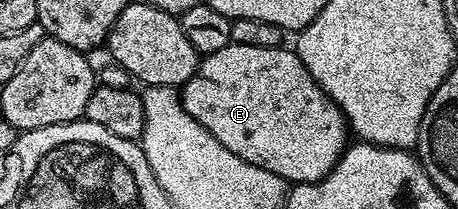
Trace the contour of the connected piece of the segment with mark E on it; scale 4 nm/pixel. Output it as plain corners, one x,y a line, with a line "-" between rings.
230,44
222,47
222,51
207,54
196,68
196,74
182,86
180,101
184,104
184,110
194,119
198,119
198,123
202,123
202,127
206,127
206,131
210,131
210,135
214,135
214,139
218,139
218,143
222,143
222,147
226,147
226,151
234,151
234,155
238,155
238,159
246,159
246,163
254,163
254,167
262,167
266,171
278,175
286,183
321,181
336,166
350,141
350,130
344,119
344,112
324,94
322,87
318,87
318,83
310,75
310,71
306,71
300,56
287,47
271,49
270,47
246,47

